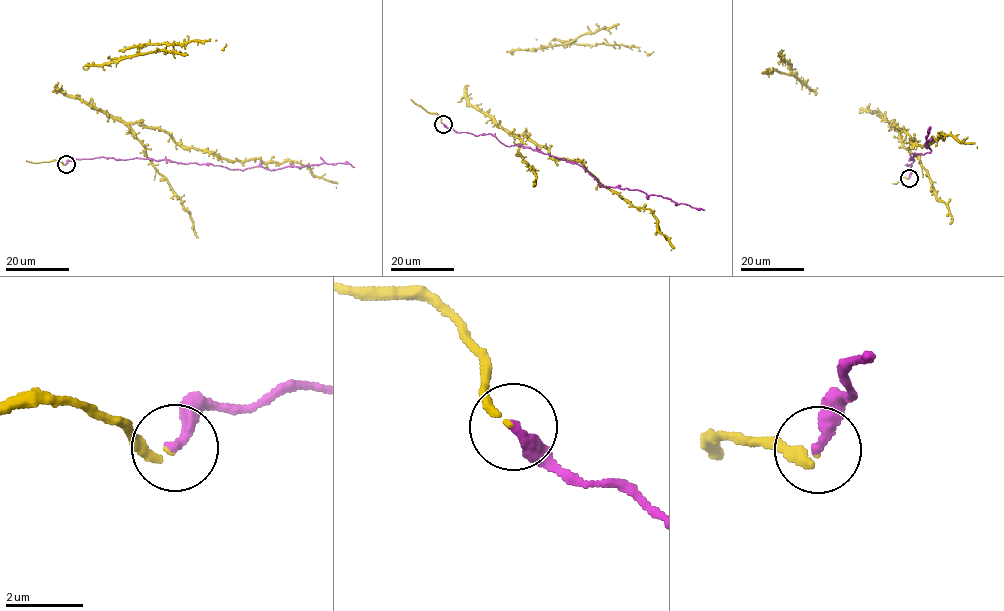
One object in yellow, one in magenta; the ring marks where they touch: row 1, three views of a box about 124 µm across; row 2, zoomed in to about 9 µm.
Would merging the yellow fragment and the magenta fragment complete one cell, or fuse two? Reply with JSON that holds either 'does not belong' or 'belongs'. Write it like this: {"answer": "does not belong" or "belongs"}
{"answer": "belongs"}

